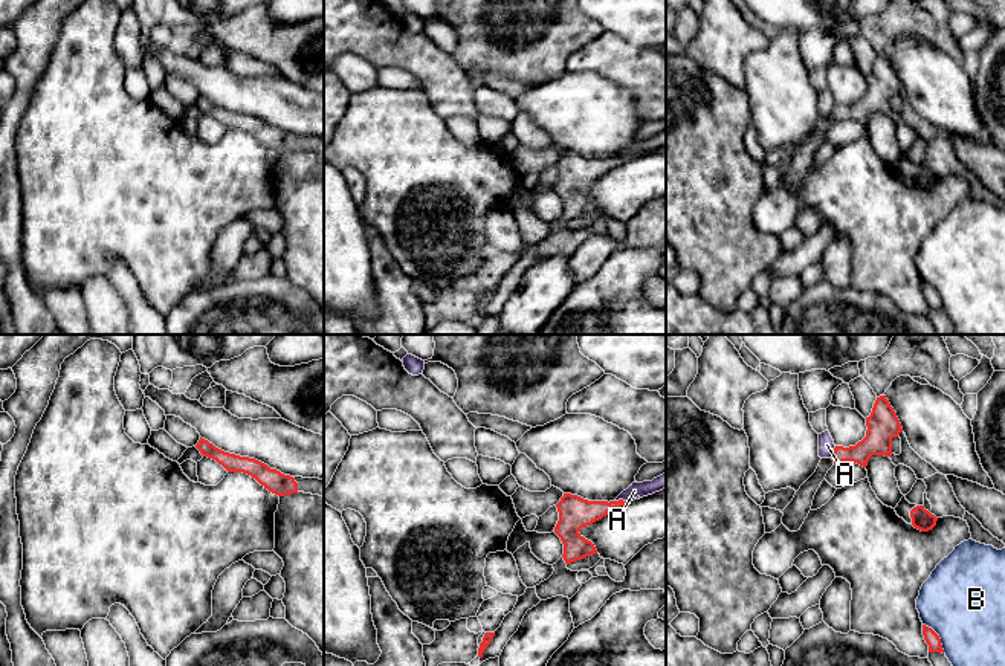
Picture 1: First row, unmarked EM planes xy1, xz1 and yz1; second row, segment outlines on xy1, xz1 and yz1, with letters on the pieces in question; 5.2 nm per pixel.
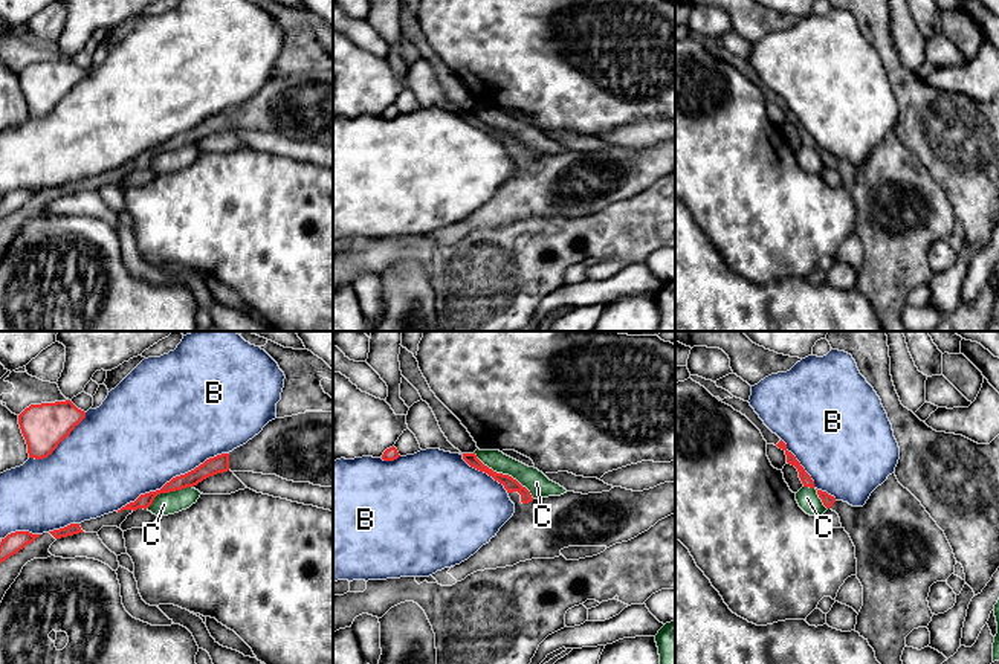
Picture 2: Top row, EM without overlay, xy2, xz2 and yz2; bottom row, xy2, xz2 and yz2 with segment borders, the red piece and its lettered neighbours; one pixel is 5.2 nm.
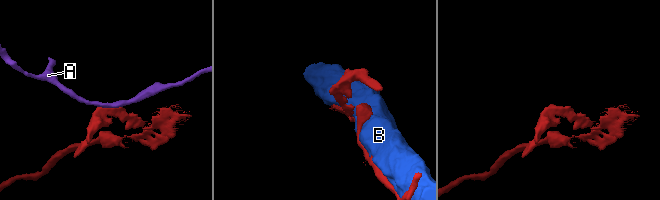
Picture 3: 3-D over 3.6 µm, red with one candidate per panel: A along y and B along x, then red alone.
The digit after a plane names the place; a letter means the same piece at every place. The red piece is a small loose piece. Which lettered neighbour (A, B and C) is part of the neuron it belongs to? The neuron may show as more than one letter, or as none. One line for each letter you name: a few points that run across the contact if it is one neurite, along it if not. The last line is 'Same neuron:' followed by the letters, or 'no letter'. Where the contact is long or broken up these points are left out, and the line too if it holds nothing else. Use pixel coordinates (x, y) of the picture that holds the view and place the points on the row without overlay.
A: line xz1 (575, 170), (596, 168), (620, 158), (630, 150), (663, 139)
Same neuron: A

